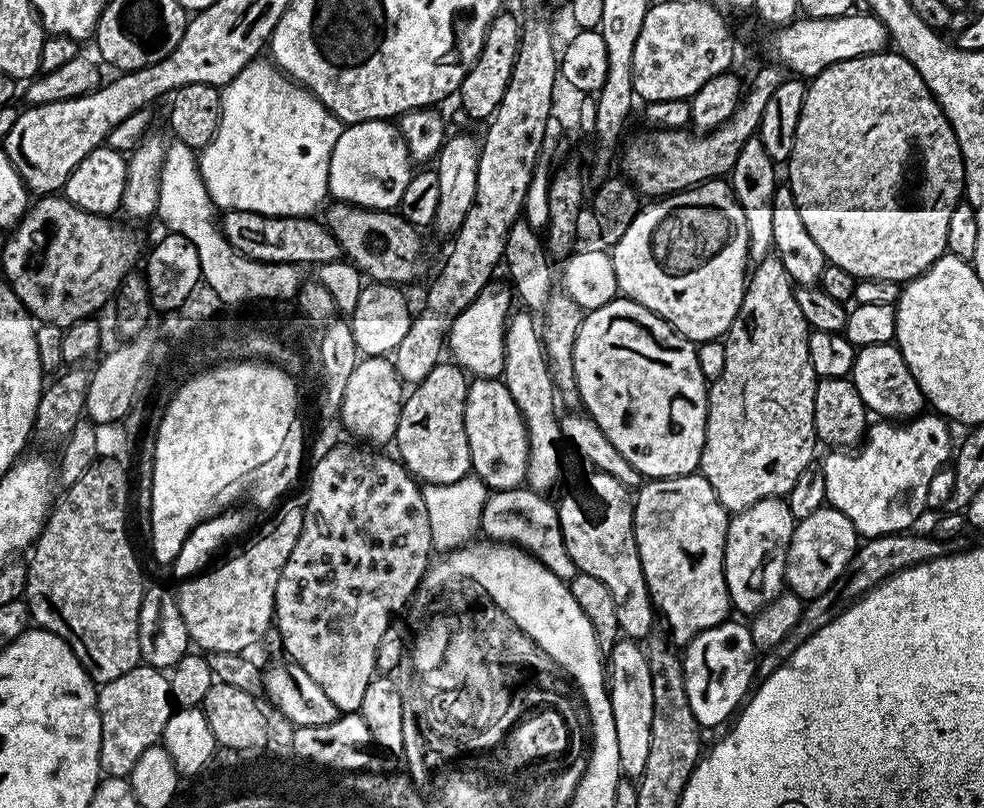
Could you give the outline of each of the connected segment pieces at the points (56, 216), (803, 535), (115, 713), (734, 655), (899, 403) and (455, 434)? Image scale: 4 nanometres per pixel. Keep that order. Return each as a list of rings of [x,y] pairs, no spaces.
[[[60,194],[41,195],[29,207],[20,223],[7,233],[8,241],[2,250],[3,279],[7,280],[29,316],[39,323],[57,324],[59,328],[66,329],[74,322],[95,317],[95,312],[115,297],[120,283],[128,272],[137,267],[141,256],[140,240],[127,228],[129,225],[115,224],[114,221],[107,216],[90,214]]]
[[[825,506],[814,510],[810,518],[797,520],[796,529],[790,538],[788,569],[784,575],[787,587],[806,602],[826,594],[834,582],[848,568],[858,551],[858,533],[854,522],[836,508]]]
[[[141,663],[126,670],[122,678],[99,685],[96,708],[100,712],[102,746],[100,747],[100,771],[105,777],[127,776],[134,770],[138,757],[161,743],[166,722],[170,722],[174,705],[167,675],[159,668]]]
[[[725,622],[710,630],[702,630],[702,634],[692,639],[682,652],[686,698],[690,698],[690,710],[694,710],[694,718],[698,718],[704,730],[716,728],[728,715],[731,717],[745,703],[754,684],[757,661],[748,624],[732,623]]]
[[[895,343],[866,346],[859,349],[850,379],[869,413],[876,415],[877,412],[880,415],[877,417],[887,418],[892,422],[903,422],[925,411],[926,401],[922,390],[914,374],[910,374],[910,366],[906,366]]]
[[[441,362],[422,378],[422,382],[411,389],[407,397],[403,397],[401,414],[398,418],[398,428],[394,439],[395,455],[401,464],[416,477],[417,481],[425,484],[449,484],[458,482],[458,478],[472,472],[470,462],[470,442],[466,442],[466,394],[468,393],[469,377],[463,368],[455,362]]]

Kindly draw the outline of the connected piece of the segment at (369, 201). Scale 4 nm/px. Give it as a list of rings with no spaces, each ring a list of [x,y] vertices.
[[[371,120],[349,124],[338,138],[330,154],[328,194],[333,201],[344,200],[359,208],[392,210],[397,207],[403,191],[414,175],[414,161],[408,155],[399,127],[387,120]]]

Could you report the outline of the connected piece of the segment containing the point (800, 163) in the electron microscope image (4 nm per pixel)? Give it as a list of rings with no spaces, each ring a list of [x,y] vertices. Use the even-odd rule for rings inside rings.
[[[895,50],[875,52],[862,58],[850,58],[846,62],[838,62],[817,76],[811,77],[810,83],[804,90],[802,114],[798,118],[798,130],[794,134],[794,150],[792,157],[786,162],[788,168],[787,187],[794,194],[794,202],[798,206],[798,214],[802,214],[802,222],[809,232],[810,238],[818,242],[825,261],[834,266],[842,266],[846,274],[856,277],[857,281],[868,279],[890,279],[903,285],[915,276],[920,276],[938,258],[948,251],[946,230],[950,230],[950,214],[962,202],[964,191],[964,159],[958,146],[958,138],[941,110],[940,103],[930,94],[926,82],[922,82],[922,74],[906,62],[906,58]]]

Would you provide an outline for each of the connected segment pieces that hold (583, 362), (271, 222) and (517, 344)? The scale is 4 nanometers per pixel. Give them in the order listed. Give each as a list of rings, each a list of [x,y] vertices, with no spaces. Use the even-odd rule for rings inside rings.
[[[617,298],[606,302],[606,306],[593,308],[580,321],[580,329],[574,342],[574,378],[578,386],[580,404],[583,411],[591,416],[594,422],[598,422],[602,434],[606,434],[606,438],[610,438],[610,442],[614,442],[614,447],[622,453],[622,458],[626,458],[626,462],[630,462],[630,466],[634,466],[634,470],[640,472],[641,477],[661,480],[671,476],[690,476],[699,469],[702,446],[706,442],[709,381],[704,379],[702,366],[698,366],[696,349],[697,345],[685,338],[681,332],[677,332],[667,320],[646,310],[646,306],[627,298]]]
[[[237,208],[225,211],[222,216],[224,236],[230,246],[246,259],[262,263],[290,263],[317,266],[341,259],[340,243],[319,219],[306,216],[267,216]]]
[[[516,310],[509,315],[504,325],[504,370],[502,379],[506,390],[514,394],[514,402],[524,415],[524,425],[528,431],[528,475],[527,487],[535,492],[548,494],[559,480],[562,480],[562,451],[556,443],[561,443],[560,421],[556,404],[558,393],[552,387],[548,358],[544,352],[541,329],[534,321],[533,313]]]

